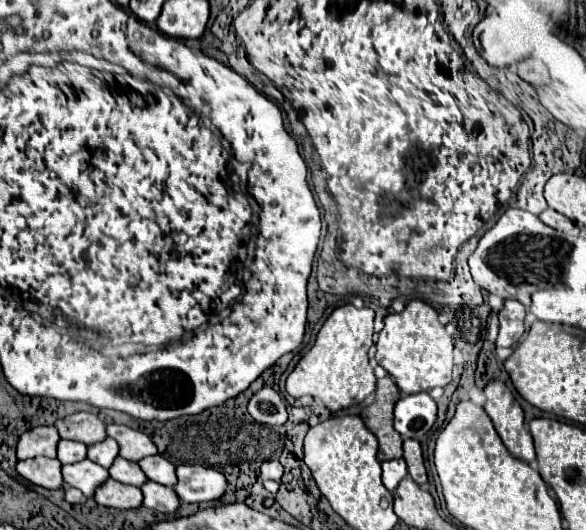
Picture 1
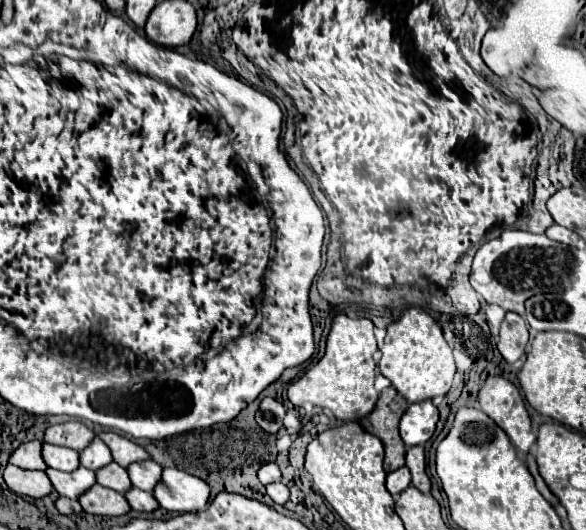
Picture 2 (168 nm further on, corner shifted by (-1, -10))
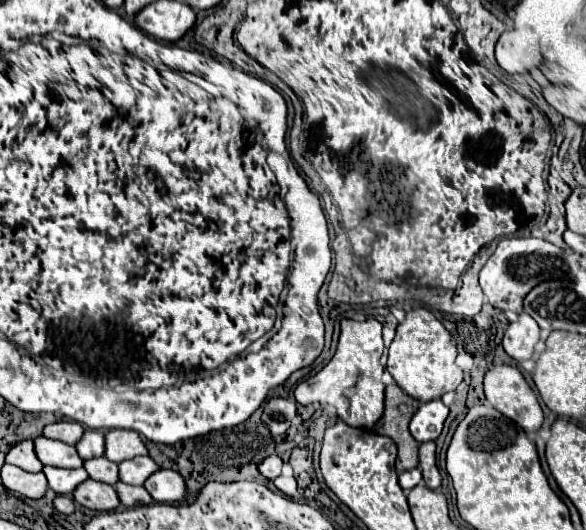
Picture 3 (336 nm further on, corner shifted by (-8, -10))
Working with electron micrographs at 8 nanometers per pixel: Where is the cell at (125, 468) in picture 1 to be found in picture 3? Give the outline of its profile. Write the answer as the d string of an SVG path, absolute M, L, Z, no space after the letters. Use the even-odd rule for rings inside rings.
M89 458L83 462L83 468L87 470L89 478L93 478L93 480L101 480L111 486L119 480L117 478L117 464L109 462L107 458Z

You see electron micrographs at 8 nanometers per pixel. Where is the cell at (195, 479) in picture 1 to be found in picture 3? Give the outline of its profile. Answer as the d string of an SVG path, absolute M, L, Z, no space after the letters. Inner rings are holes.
M157 470L145 480L143 488L151 494L155 502L161 504L183 502L187 498L185 480L175 470Z

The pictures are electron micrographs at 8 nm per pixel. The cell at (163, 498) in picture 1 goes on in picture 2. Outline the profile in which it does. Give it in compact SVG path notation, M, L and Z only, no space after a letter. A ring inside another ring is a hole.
M130 488L126 492L126 500L130 502L130 506L136 512L154 512L154 510L158 510L158 502L156 502L156 498L154 498L152 492L144 492L144 490L138 490L138 488Z

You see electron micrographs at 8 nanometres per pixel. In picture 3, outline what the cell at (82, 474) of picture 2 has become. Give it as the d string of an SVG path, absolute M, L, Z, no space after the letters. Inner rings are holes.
M43 466L43 474L47 478L47 484L51 490L55 490L57 494L71 494L83 480L87 480L87 472L83 468L73 468L73 470L67 470L67 468L49 468L49 466Z

